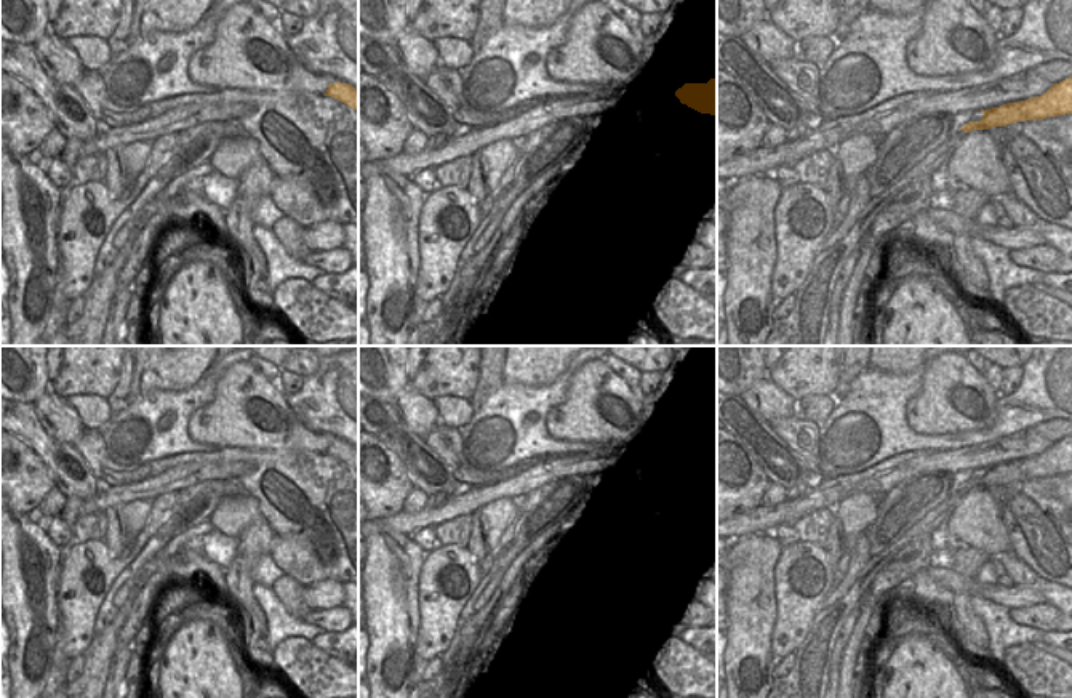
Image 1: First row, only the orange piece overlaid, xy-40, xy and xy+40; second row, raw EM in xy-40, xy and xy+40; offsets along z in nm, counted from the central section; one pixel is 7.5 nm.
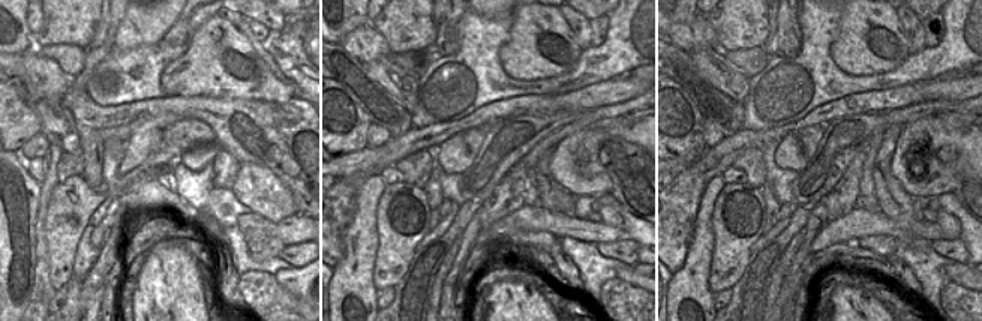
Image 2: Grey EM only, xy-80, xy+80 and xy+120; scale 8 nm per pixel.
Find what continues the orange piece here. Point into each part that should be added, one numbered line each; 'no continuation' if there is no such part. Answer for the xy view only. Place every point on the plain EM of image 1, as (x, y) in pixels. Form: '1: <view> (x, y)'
no continuation

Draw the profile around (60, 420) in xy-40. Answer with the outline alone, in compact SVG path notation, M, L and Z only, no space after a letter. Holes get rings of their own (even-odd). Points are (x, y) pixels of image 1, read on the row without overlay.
M48 391L34 407L43 429L54 440L74 445L85 432L78 413L67 403L67 399Z

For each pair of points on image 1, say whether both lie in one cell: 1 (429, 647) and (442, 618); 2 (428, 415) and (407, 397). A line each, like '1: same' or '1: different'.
1: same
2: same

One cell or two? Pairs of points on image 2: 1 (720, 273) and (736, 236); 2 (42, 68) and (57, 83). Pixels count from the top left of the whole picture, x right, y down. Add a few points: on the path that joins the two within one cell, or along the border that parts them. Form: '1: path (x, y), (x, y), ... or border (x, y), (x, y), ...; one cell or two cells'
1: path (727, 264), (732, 245); one cell
2: path (45, 71), (54, 80); one cell

